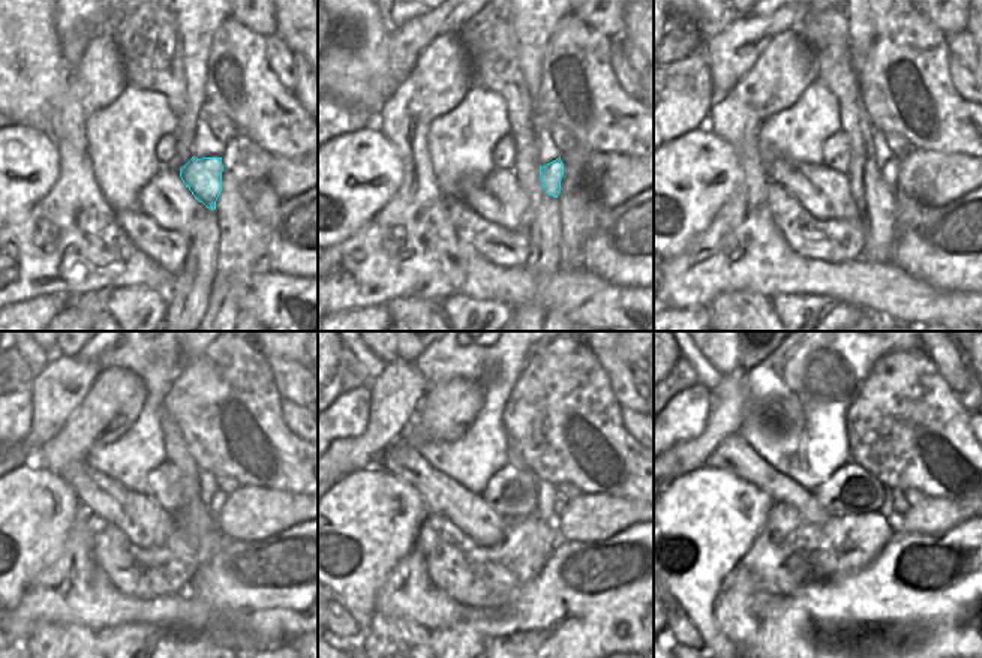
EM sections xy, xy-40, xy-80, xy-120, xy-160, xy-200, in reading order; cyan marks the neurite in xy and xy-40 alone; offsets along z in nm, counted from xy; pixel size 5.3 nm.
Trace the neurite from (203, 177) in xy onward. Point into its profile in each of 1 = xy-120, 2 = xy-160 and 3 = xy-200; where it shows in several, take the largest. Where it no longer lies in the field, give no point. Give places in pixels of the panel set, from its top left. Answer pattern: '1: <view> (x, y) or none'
1: xy-120 (219, 499)
2: xy-160 (561, 501)
3: xy-200 (900, 504)

